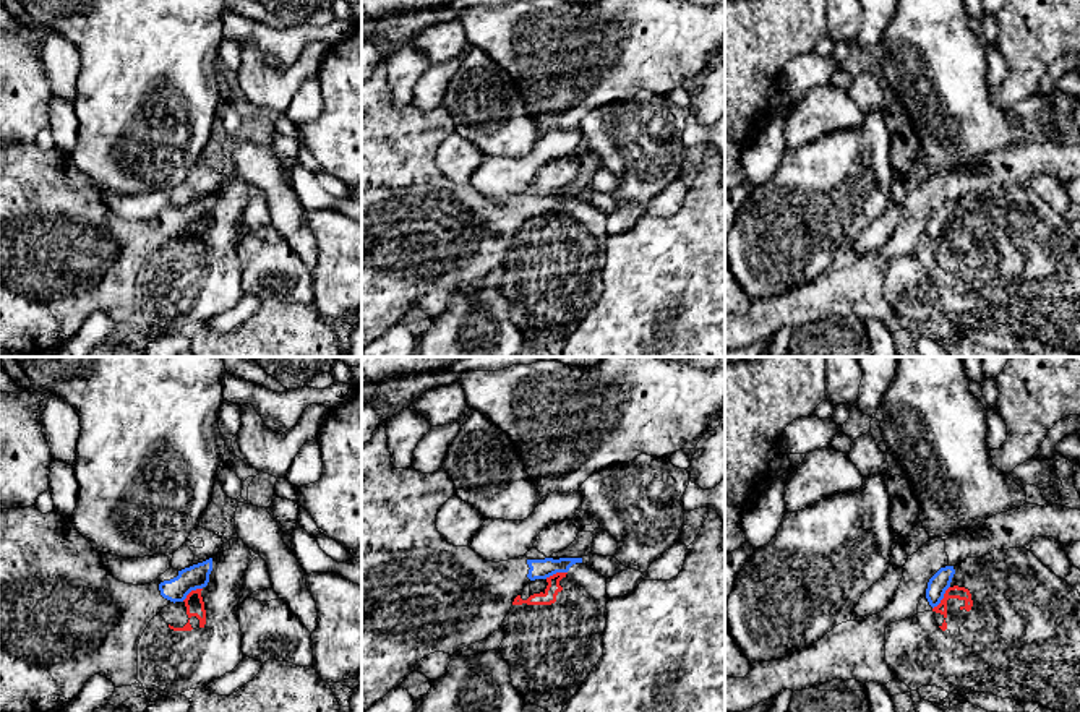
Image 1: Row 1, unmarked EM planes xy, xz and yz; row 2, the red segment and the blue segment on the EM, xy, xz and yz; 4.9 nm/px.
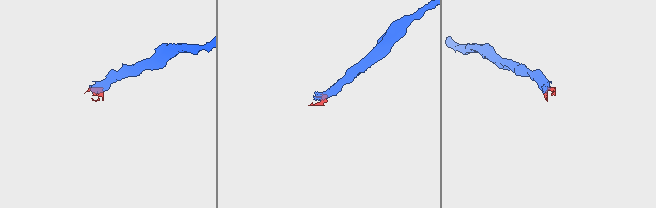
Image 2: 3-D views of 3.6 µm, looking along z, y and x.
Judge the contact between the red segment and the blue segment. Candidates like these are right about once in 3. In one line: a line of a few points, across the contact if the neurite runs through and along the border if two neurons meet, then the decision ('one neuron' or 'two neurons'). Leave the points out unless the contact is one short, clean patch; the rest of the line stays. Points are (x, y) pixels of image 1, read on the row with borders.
yz (949, 586), (944, 597), (933, 609) | two neurons

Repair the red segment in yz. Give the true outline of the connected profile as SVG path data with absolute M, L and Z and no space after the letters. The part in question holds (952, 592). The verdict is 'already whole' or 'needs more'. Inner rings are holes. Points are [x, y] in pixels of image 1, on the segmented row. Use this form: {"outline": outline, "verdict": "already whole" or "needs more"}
{"outline": "M1026 548L994 550L954 566L944 598L931 611L885 628L885 662L911 691L937 686L1080 712L1080 594Z", "verdict": "needs more"}

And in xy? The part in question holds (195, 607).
{"outline": "M203 589L191 590L183 602L170 602L161 610L161 616L174 631L204 628L206 610L201 597Z", "verdict": "needs more"}

